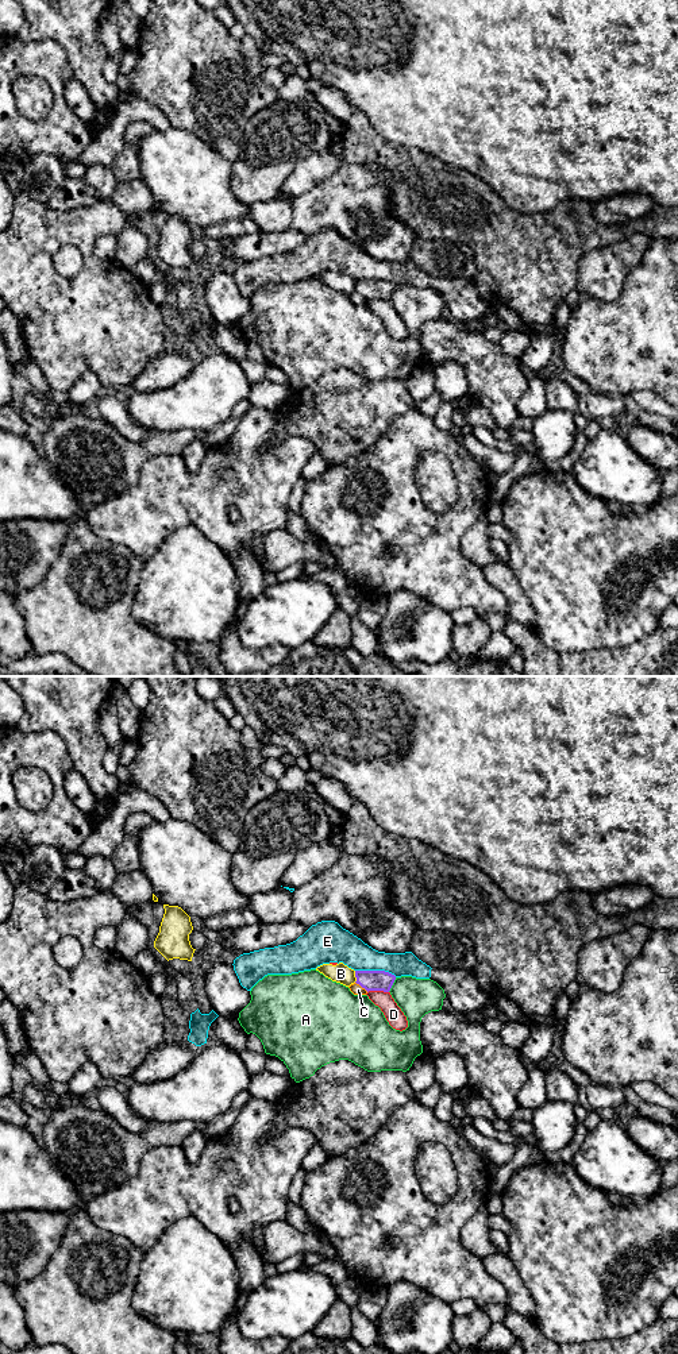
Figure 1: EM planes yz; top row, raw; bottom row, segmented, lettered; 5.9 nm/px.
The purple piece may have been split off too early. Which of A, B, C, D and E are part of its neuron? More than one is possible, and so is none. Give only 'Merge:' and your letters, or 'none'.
Merge: none

